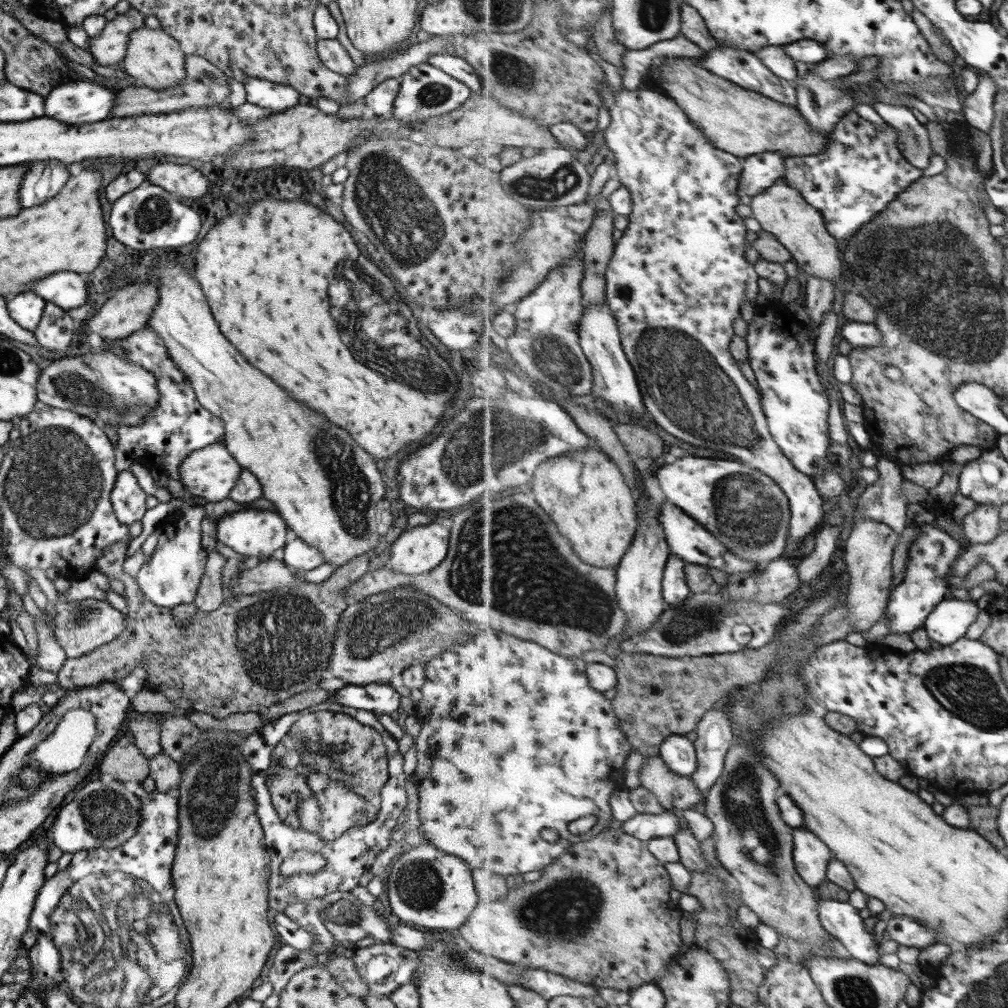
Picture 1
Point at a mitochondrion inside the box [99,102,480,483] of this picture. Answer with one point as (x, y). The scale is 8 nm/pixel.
(360, 304)

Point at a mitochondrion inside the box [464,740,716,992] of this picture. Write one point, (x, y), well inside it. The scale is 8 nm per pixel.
(570, 923)

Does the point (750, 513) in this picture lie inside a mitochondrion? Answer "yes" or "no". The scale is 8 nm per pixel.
yes

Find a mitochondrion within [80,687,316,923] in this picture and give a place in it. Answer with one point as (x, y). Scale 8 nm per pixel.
(213, 793)

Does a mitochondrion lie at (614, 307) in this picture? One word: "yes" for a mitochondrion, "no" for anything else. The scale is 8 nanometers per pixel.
no

